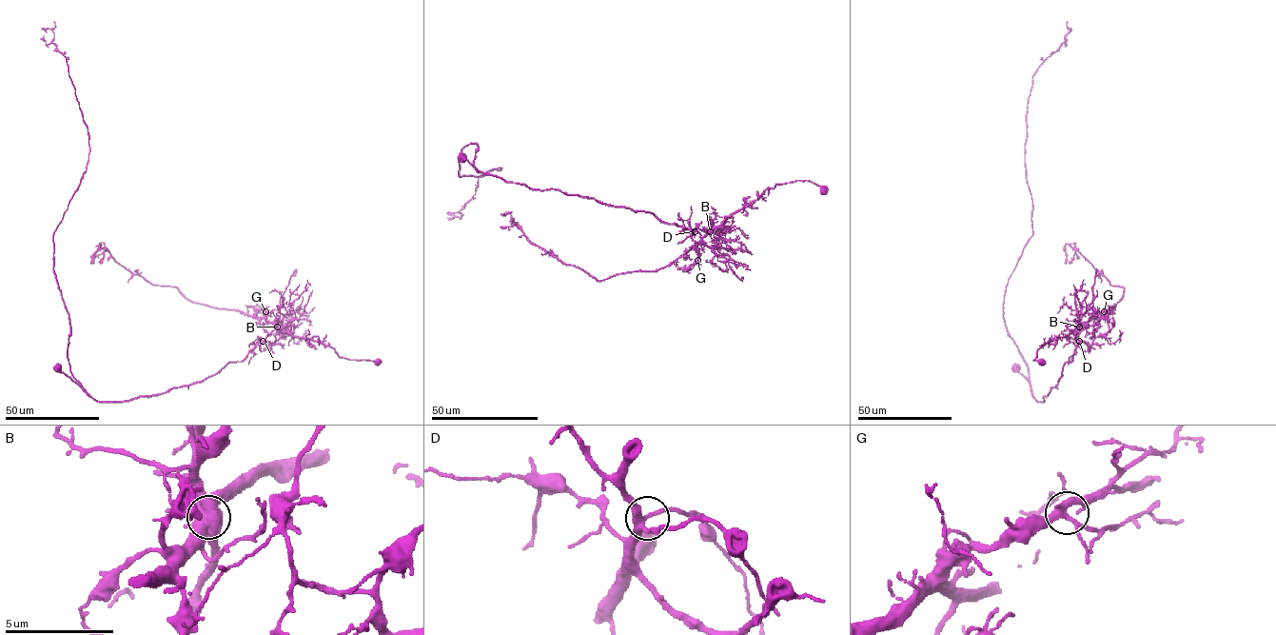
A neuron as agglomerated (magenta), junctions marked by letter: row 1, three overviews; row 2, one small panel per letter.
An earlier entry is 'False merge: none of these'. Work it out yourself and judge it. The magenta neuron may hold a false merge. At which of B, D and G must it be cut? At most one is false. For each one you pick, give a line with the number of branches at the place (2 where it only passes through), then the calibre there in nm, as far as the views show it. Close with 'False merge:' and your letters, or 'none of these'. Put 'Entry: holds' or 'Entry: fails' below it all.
B: branches 6; calibre 700 nm
False merge: B
Entry: fails

